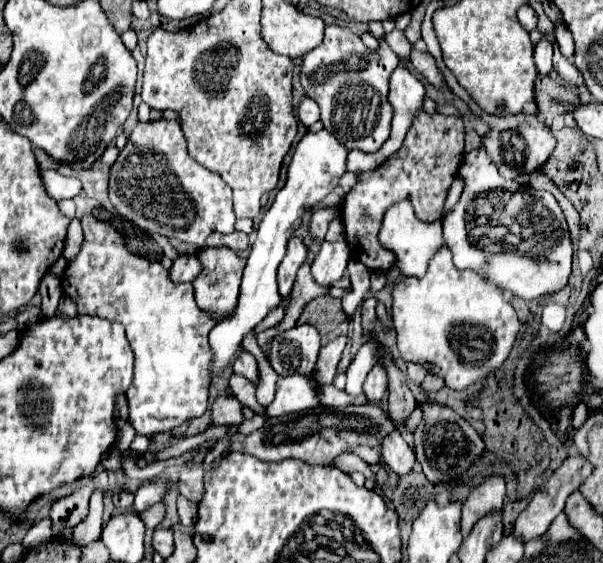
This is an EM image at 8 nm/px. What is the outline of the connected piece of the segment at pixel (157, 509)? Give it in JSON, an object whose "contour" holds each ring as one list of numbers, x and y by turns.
{"contour":[[160,501,160,503,154,503,152,507,148,507,146,511,140,513,140,519,142,519,144,525,146,525,146,533,148,533,148,537,152,535,154,527,164,519,164,515,166,515,166,505,164,505,162,501]]}

